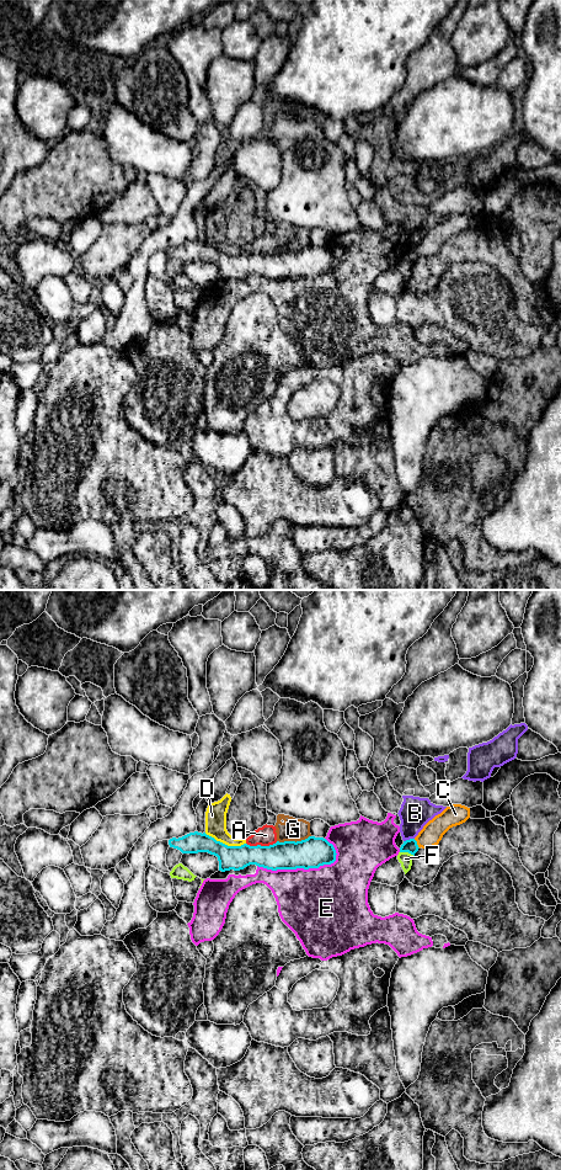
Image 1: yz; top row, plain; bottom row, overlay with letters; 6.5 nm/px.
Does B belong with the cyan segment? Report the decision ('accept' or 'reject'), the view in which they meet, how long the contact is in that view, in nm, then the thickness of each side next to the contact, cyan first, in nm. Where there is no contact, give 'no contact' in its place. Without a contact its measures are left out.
reject | yz | 80 nm | 90/200 nm

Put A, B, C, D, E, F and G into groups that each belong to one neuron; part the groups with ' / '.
A D G / B E / C / F

